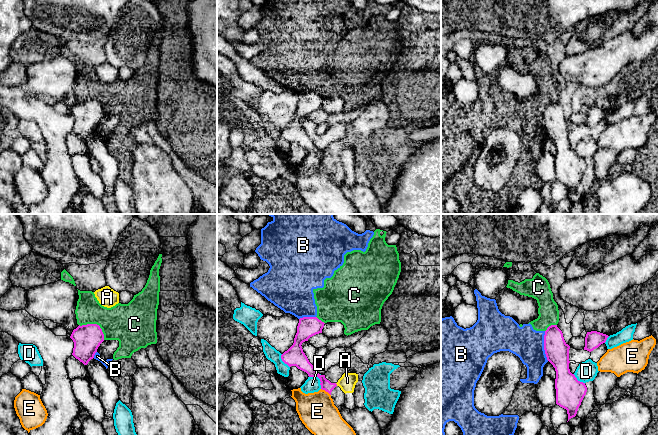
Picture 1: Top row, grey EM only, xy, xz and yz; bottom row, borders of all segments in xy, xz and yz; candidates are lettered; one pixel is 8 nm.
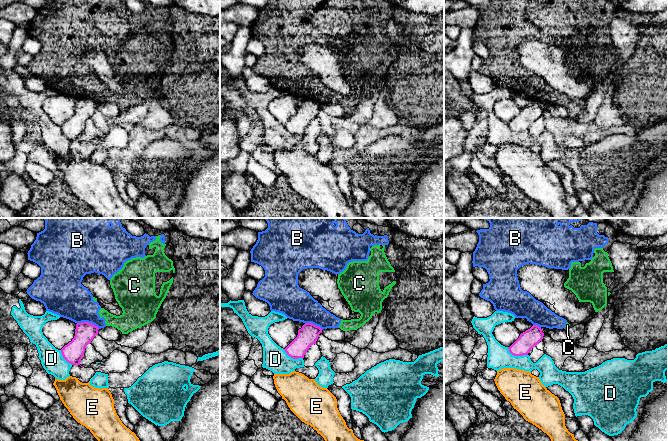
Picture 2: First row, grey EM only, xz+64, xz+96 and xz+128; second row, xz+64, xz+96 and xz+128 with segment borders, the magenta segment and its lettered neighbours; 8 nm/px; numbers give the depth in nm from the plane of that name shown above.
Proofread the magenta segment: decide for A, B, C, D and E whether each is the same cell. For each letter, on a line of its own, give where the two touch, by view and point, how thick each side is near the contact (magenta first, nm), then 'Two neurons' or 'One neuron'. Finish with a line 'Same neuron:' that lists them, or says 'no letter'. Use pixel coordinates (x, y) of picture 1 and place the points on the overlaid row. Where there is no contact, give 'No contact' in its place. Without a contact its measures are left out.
A: Touches magenta at xz (336, 384). Thickness 90 nm (magenta) against 140 nm. Two neurons
B: Touches magenta at yz (544, 346). Thickness 190 nm (magenta) against 260 nm. Two neurons
C: Touches magenta at xy (96, 324). Thickness 220 nm (magenta) against 320 nm. Two neurons
D: Touches magenta at xz (319, 378). Thickness 140 nm (magenta) against 120 nm. Two neurons
E: Touches magenta at xz (326, 391). Thickness 90 nm (magenta) against 300 nm. Two neurons
Same neuron: no letter

